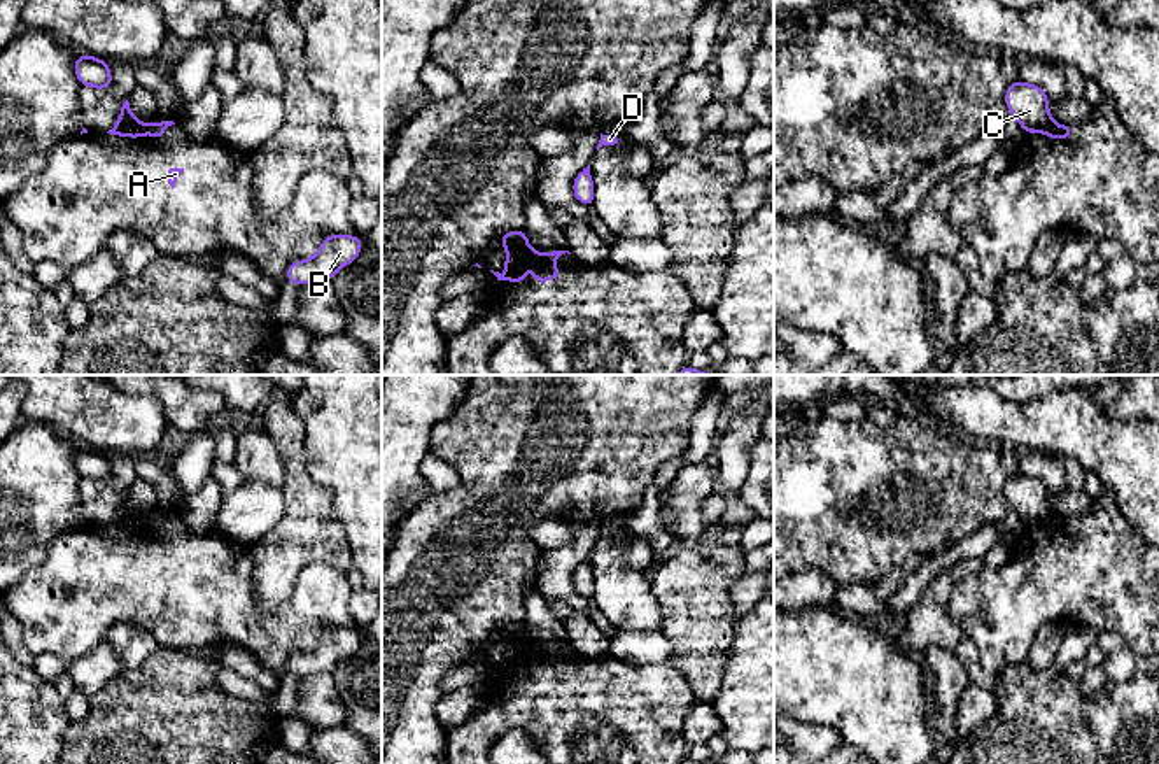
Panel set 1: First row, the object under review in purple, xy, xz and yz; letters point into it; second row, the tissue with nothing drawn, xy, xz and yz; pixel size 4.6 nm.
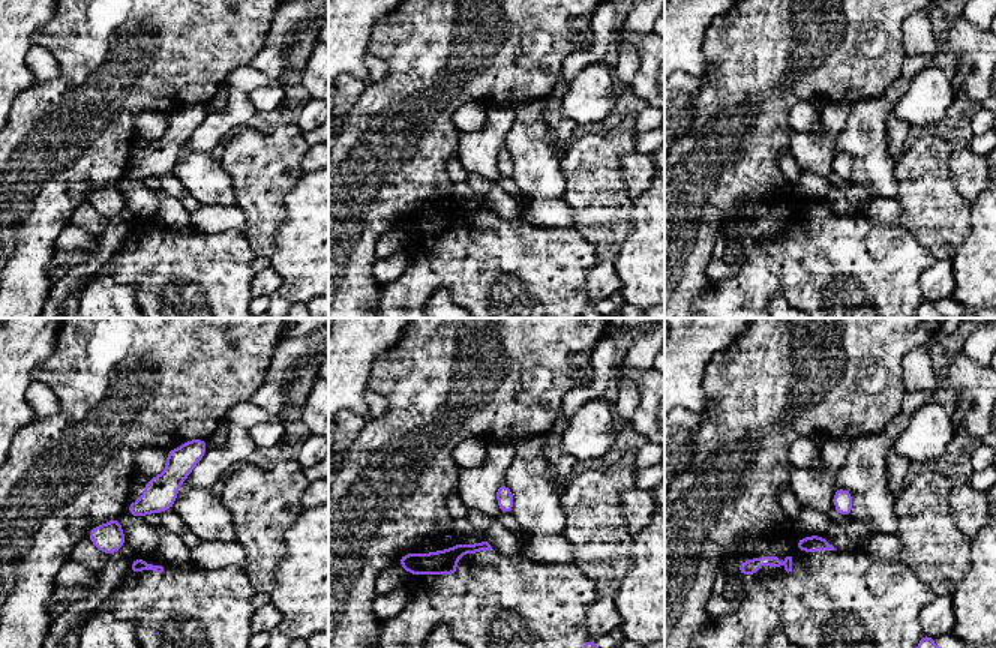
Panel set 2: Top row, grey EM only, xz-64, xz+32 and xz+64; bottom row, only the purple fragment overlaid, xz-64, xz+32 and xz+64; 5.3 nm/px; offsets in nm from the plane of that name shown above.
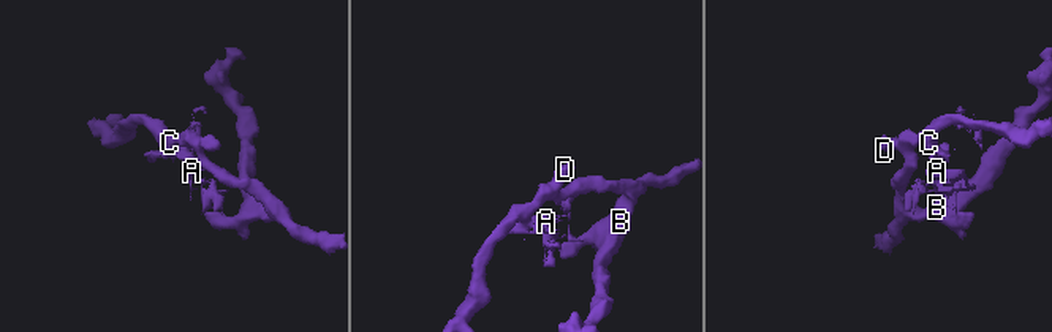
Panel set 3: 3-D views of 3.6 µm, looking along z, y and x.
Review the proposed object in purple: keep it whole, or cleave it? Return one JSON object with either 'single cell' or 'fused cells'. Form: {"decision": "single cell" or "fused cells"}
{"decision": "fused cells"}

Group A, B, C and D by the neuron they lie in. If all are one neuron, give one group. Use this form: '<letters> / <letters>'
A / B C D

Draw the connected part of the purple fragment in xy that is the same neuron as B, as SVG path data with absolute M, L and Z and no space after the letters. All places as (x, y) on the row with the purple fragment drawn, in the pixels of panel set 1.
M350 235L326 237L319 247L319 252L303 261L292 261L287 268L287 282L305 286L308 282L319 282L333 279L336 272L357 259L362 238Z

